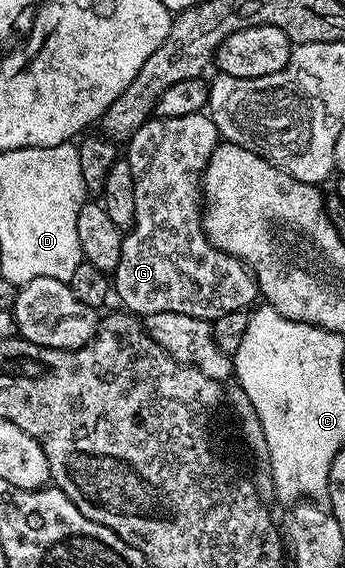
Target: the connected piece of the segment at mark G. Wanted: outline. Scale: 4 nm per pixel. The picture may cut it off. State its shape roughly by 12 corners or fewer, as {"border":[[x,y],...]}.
{"border":[[210,117],[128,141],[135,222],[111,284],[138,317],[212,322],[257,281],[209,243],[189,171]]}

